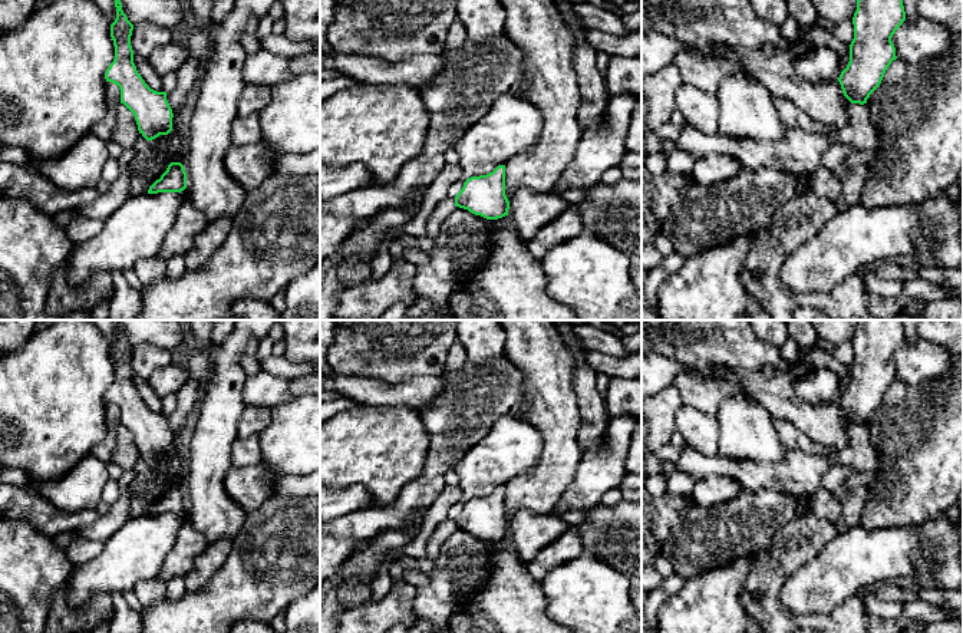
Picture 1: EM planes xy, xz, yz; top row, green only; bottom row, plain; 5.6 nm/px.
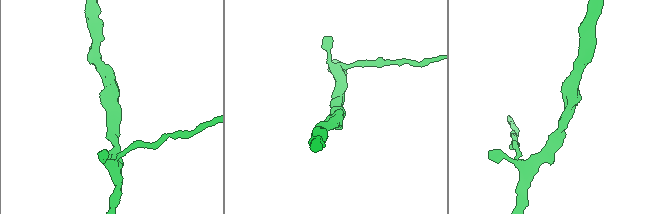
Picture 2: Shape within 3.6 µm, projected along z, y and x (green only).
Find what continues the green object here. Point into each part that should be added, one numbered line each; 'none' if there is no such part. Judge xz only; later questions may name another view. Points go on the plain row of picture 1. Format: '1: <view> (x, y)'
none

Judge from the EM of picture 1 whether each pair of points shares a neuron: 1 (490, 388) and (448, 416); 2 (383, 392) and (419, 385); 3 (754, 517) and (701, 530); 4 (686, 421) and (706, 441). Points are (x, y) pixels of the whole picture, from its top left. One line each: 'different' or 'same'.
1: same
2: same
3: same
4: same

